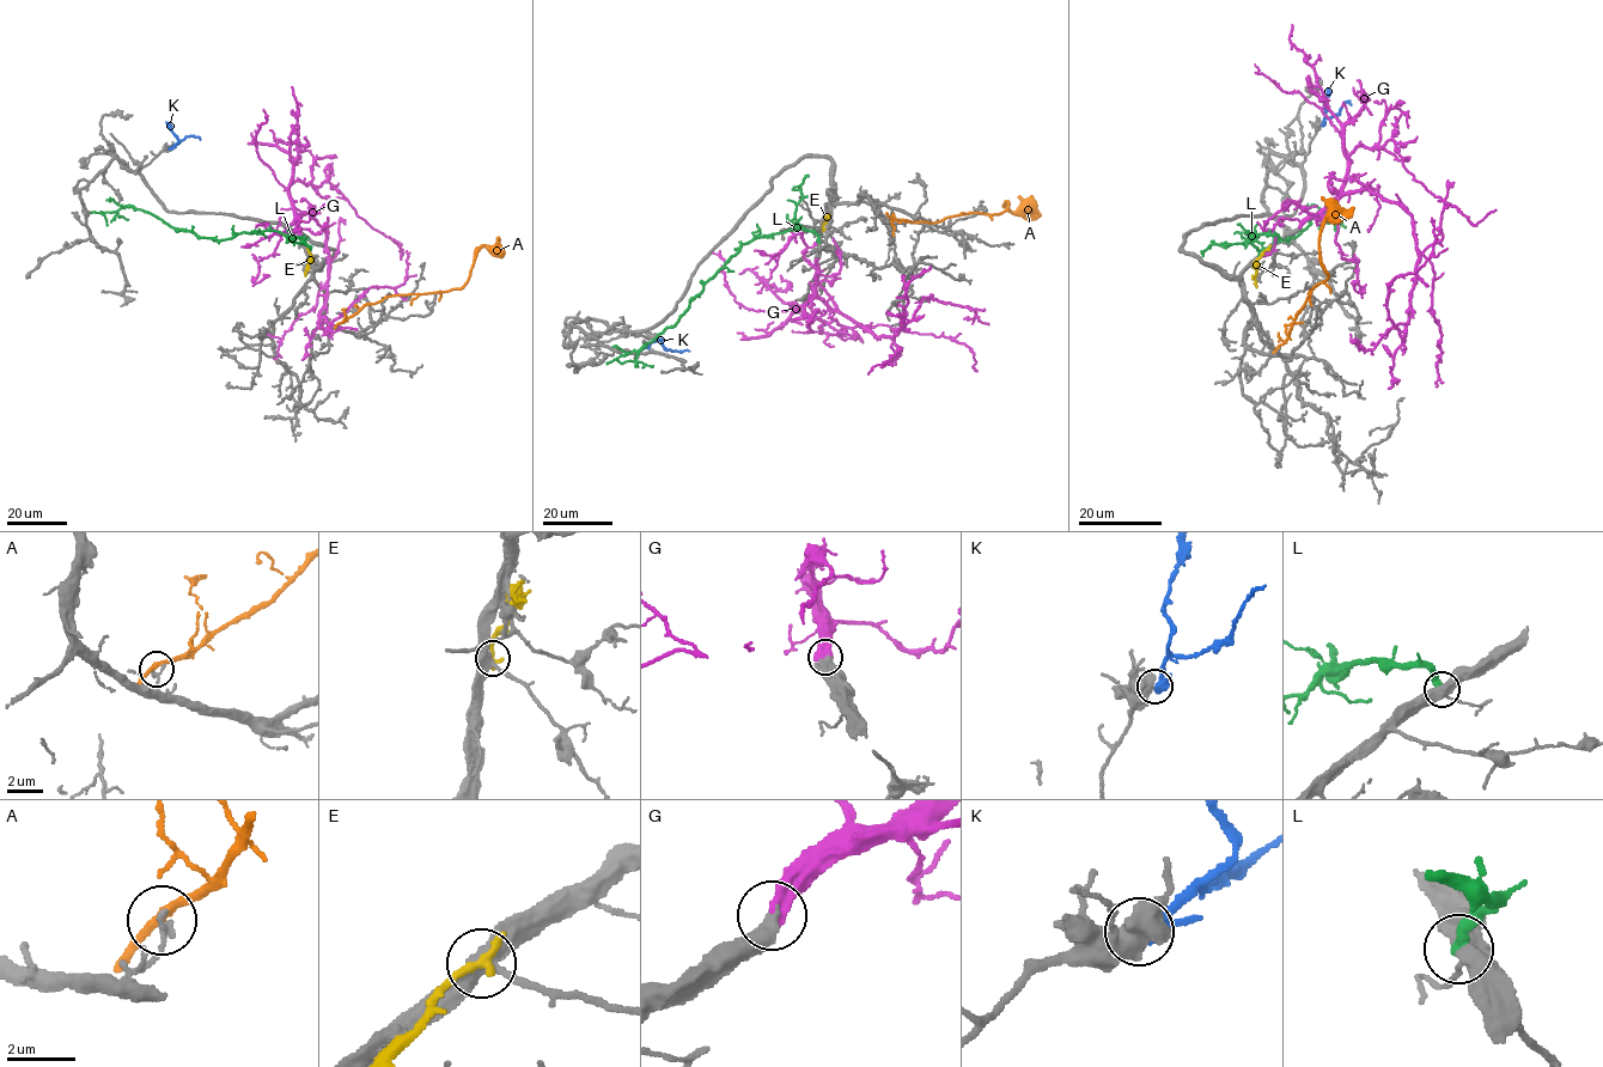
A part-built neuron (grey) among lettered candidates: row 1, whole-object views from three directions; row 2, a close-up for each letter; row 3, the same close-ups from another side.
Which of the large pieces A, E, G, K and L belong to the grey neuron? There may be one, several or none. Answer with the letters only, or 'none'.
G

